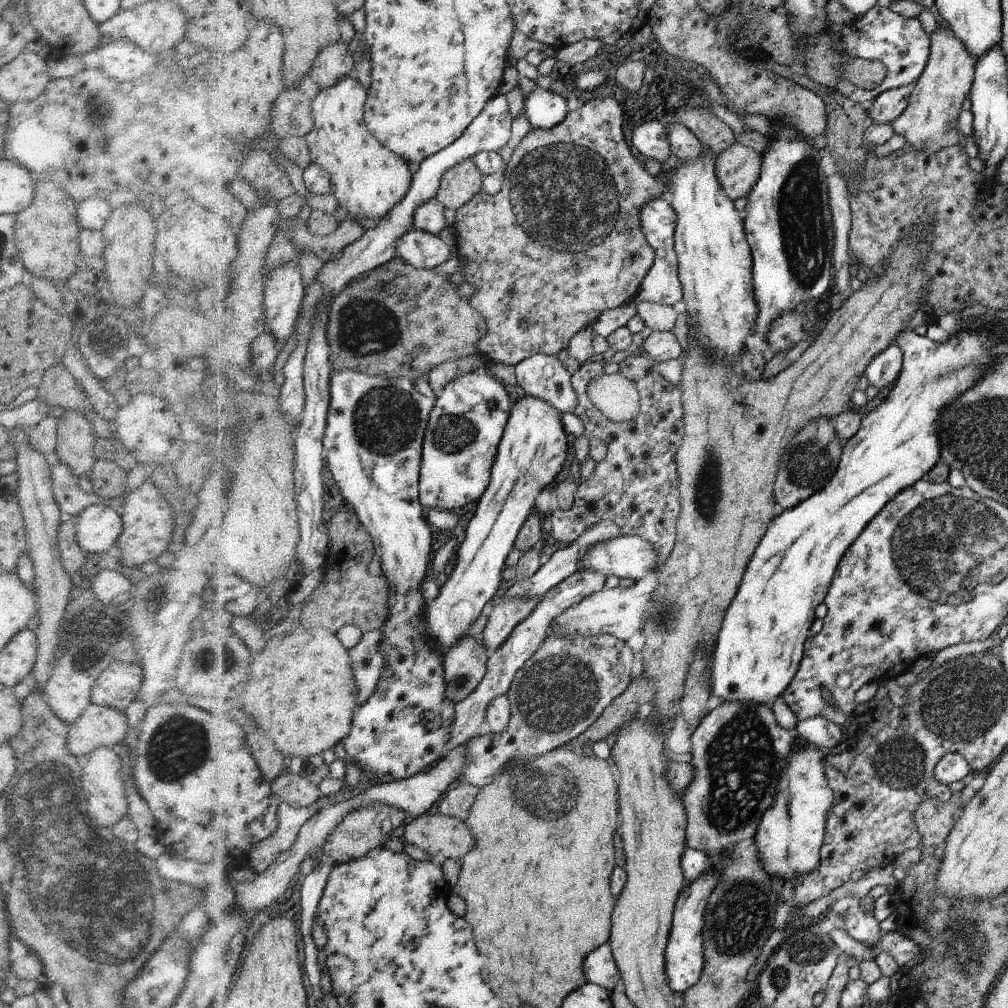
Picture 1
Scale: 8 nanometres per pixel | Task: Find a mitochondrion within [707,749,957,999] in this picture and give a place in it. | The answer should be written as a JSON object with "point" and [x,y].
{"point":[805,950]}

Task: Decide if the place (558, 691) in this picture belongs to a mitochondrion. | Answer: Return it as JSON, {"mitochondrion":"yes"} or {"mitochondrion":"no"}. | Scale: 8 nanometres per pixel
{"mitochondrion":"yes"}

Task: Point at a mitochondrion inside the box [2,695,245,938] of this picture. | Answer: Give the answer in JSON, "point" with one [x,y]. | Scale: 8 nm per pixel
{"point":[181,744]}

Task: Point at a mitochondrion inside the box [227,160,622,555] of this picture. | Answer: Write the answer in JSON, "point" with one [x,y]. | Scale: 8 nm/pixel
{"point":[385,420]}

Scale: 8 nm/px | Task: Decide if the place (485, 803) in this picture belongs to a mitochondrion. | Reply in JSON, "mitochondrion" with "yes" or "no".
{"mitochondrion":"no"}

